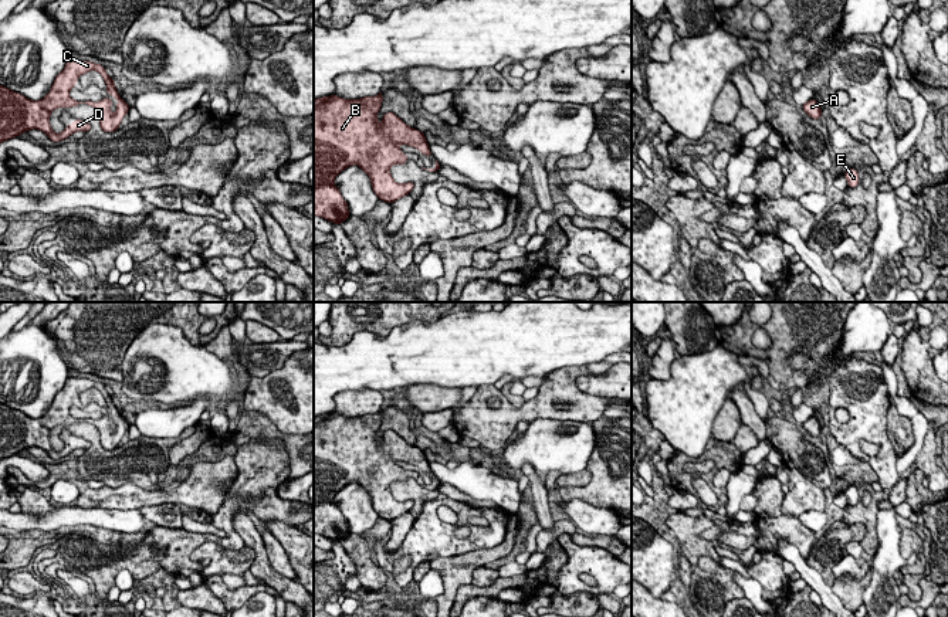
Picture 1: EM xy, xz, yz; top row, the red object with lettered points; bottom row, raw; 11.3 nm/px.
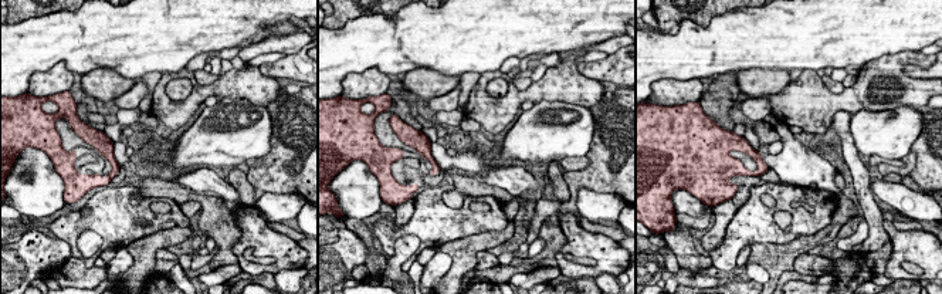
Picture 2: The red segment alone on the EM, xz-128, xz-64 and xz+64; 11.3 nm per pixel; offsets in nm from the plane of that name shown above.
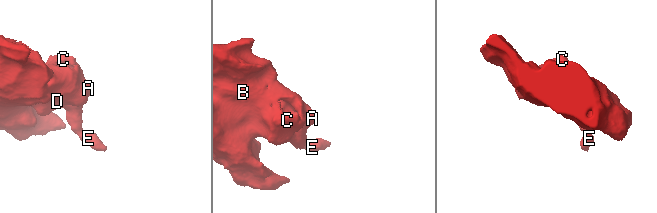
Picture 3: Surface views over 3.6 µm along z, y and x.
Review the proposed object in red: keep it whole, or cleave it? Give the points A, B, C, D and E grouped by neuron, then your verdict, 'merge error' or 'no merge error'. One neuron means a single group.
groups A B C D E; no merge error

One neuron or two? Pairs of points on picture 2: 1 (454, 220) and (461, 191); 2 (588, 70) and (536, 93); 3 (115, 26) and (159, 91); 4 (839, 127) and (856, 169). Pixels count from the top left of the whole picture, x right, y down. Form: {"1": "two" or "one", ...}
{"1": "two", "2": "two", "3": "two", "4": "one"}

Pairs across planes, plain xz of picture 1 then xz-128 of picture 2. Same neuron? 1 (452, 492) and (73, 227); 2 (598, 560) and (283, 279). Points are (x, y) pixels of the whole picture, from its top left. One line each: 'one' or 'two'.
1: two
2: two

